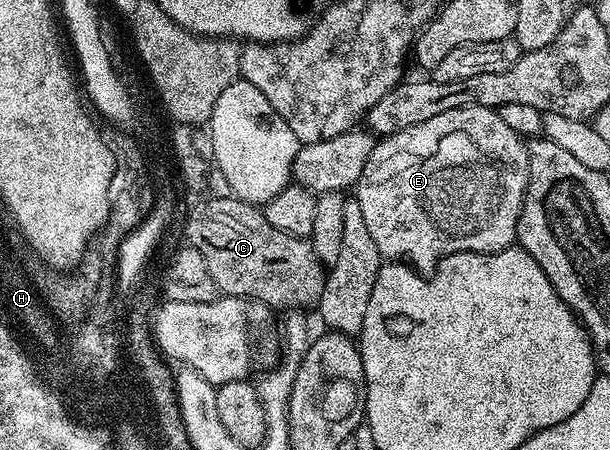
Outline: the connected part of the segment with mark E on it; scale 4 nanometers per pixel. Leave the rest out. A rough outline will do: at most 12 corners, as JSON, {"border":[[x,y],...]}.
{"border":[[491,107],[376,140],[355,198],[432,273],[517,243],[526,140]]}

